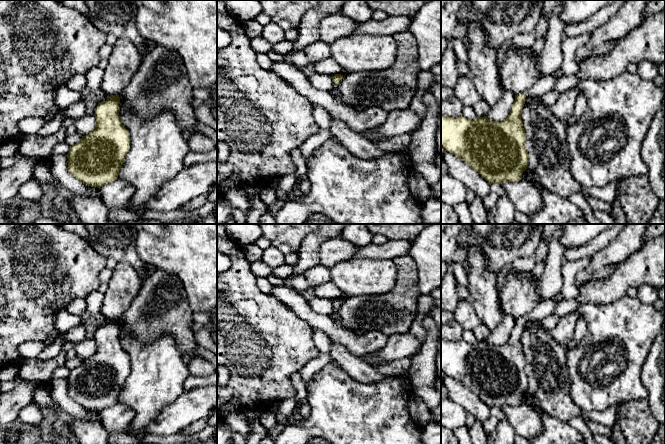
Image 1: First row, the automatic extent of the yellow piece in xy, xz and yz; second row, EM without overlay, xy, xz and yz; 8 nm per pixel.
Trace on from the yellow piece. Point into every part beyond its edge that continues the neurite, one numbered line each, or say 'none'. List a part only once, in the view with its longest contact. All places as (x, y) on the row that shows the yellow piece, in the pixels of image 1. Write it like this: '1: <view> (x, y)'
none

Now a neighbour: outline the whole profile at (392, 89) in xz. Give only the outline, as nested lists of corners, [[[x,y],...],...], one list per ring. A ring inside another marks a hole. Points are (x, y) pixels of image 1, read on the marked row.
[[[409,30],[393,36],[398,53],[395,63],[378,71],[362,71],[343,74],[338,92],[342,102],[364,109],[373,107],[386,111],[408,109],[416,94],[418,45]]]

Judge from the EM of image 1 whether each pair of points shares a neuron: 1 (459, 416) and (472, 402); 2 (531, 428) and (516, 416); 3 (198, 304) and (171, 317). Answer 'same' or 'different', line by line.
1: different
2: same
3: different

